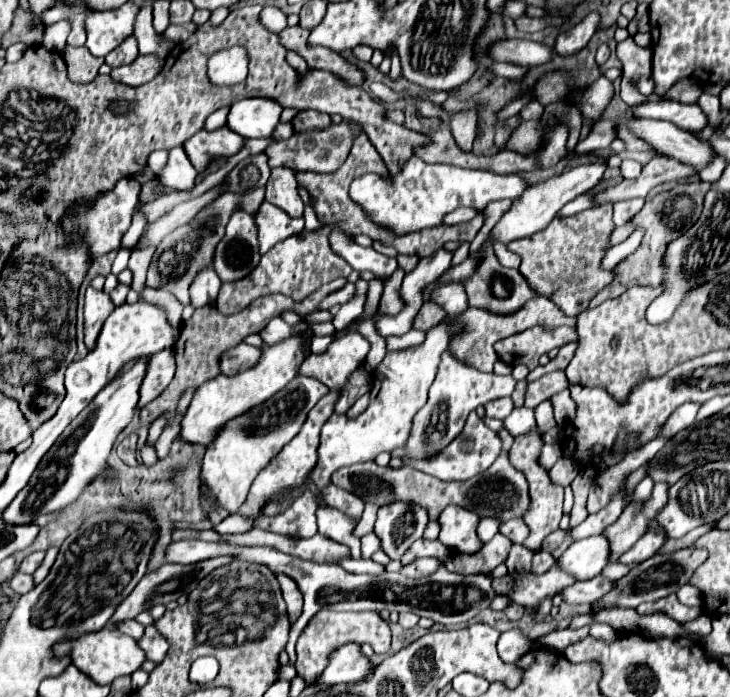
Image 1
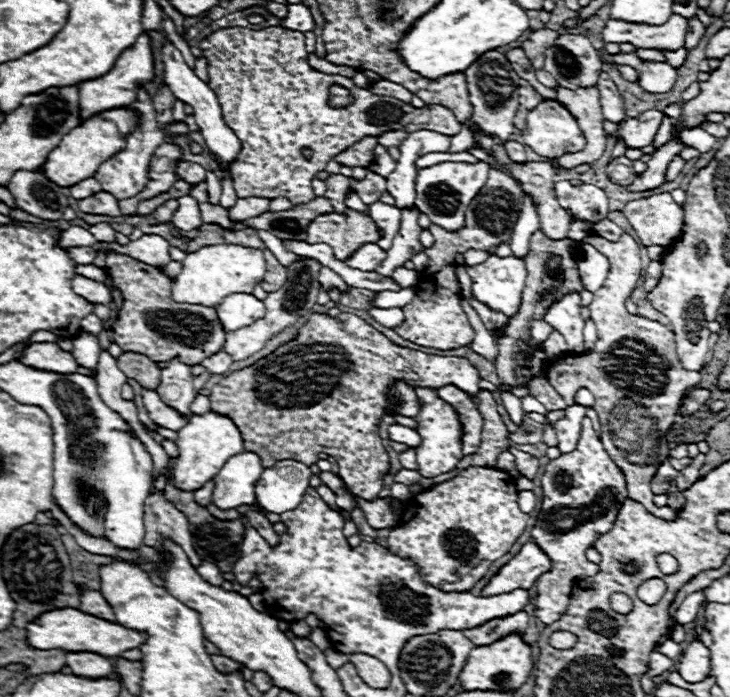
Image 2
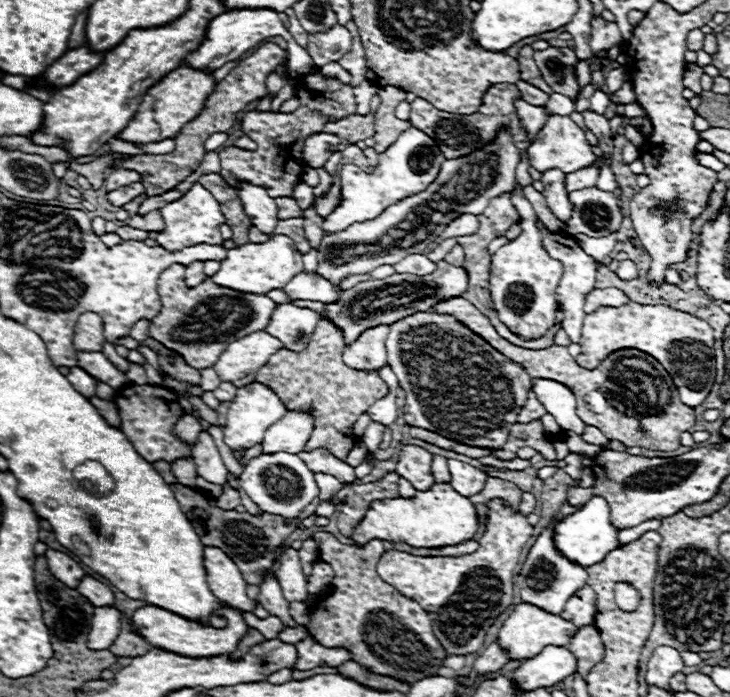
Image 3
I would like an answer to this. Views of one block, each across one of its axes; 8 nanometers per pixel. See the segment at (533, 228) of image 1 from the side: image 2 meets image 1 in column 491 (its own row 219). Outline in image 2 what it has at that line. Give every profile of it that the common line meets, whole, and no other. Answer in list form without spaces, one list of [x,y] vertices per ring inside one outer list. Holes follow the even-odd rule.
[[[240,198],[236,202],[236,206],[230,208],[230,218],[232,220],[254,218],[254,216],[260,216],[260,214],[268,212],[268,206],[270,206],[268,198]]]

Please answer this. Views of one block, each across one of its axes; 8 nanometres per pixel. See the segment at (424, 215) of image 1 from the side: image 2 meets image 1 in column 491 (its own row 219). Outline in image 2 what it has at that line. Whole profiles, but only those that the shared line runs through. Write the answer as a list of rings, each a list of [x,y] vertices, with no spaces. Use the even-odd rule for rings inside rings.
[[[182,196],[178,198],[178,210],[172,216],[172,224],[178,230],[198,230],[202,226],[202,216],[198,210],[198,204],[192,196]]]

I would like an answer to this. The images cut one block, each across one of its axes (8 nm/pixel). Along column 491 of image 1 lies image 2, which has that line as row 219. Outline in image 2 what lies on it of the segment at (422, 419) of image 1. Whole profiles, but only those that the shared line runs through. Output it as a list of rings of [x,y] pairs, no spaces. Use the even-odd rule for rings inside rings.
[[[374,202],[368,206],[372,220],[376,222],[376,226],[384,232],[384,236],[380,238],[380,248],[388,250],[392,238],[398,234],[400,230],[400,208],[384,204],[384,202]]]

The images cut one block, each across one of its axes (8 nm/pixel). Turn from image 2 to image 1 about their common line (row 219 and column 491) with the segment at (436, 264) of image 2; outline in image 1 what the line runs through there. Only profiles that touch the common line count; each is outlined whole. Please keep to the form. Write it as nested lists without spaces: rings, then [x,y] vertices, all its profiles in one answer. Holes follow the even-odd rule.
[[[500,430],[498,434],[503,442],[500,458],[486,472],[482,472],[466,482],[442,482],[442,480],[438,480],[430,474],[418,472],[410,466],[392,468],[392,466],[378,466],[376,462],[364,462],[364,464],[340,468],[332,476],[332,484],[340,486],[348,492],[354,492],[364,502],[372,502],[376,506],[392,504],[392,500],[410,500],[412,504],[422,504],[422,508],[428,510],[430,520],[438,520],[442,508],[446,508],[448,504],[470,508],[472,512],[478,512],[478,516],[492,516],[500,522],[506,522],[512,518],[522,518],[526,514],[526,508],[530,508],[528,484],[526,484],[526,478],[522,476],[522,472],[516,470],[508,460],[508,451],[514,443],[514,438],[504,430]]]

